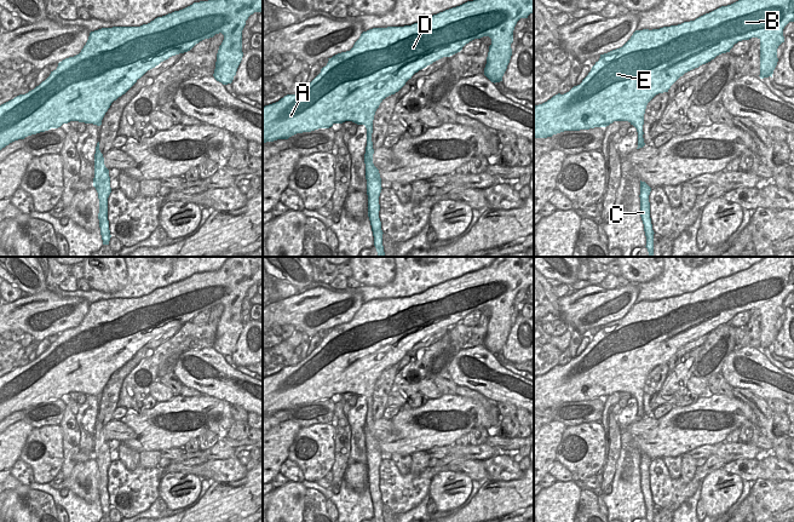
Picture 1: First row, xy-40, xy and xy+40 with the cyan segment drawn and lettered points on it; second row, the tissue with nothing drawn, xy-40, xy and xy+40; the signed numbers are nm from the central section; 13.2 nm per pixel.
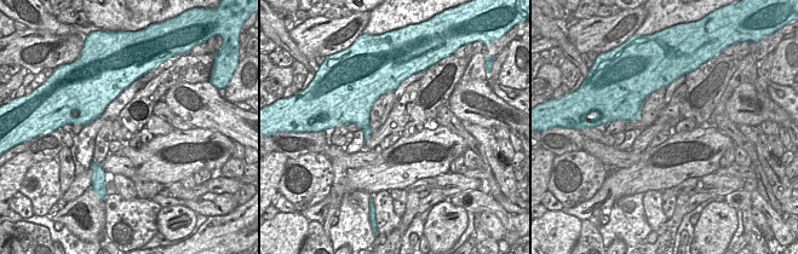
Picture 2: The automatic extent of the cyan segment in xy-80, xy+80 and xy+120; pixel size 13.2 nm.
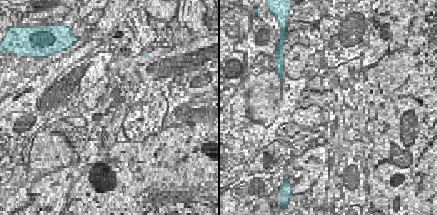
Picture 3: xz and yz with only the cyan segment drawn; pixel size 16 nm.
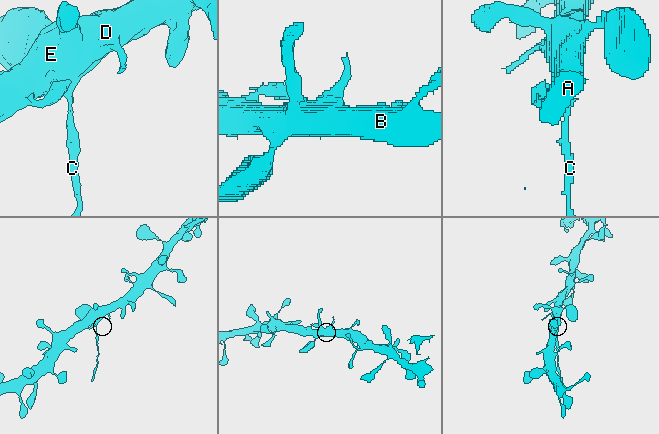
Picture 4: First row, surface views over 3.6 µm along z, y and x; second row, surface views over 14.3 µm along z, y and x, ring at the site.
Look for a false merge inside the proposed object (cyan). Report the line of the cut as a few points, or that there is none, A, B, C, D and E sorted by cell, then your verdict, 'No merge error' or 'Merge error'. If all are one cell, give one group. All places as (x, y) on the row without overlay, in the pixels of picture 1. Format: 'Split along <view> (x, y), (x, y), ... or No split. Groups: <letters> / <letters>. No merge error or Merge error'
Split along xy (366, 423), (372, 428). Groups: A B D E / C. Merge error.

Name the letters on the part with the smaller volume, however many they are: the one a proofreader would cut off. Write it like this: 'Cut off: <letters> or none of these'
Cut off: C

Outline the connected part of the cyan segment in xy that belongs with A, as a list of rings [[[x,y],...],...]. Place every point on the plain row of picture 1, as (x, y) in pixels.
[[[497,257],[487,268],[445,281],[422,293],[363,303],[350,322],[328,329],[327,337],[306,358],[263,379],[263,415],[352,392],[366,397],[366,424],[373,428],[373,391],[386,368],[398,363],[419,342],[460,323],[466,315],[483,308],[491,310],[484,346],[494,355],[502,352],[512,327],[514,298],[520,289],[528,289],[533,283],[534,257]]]

